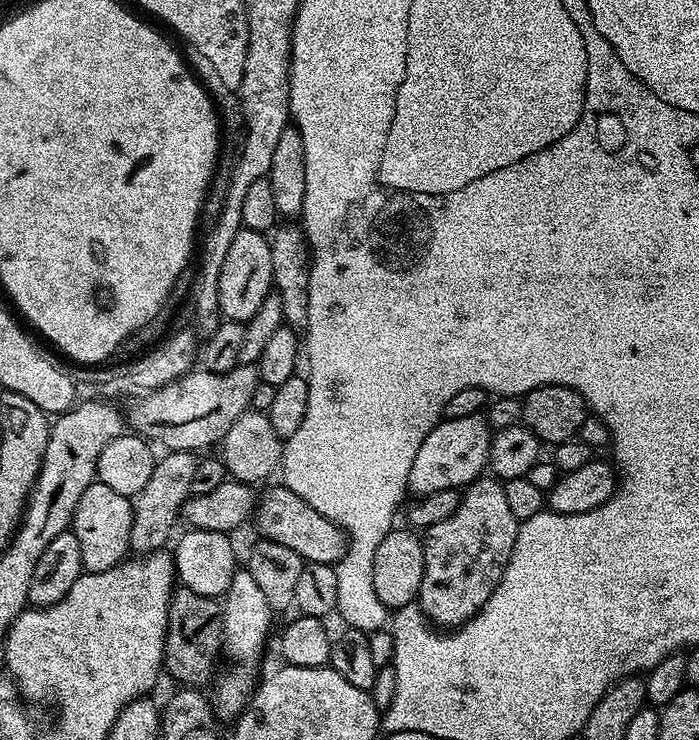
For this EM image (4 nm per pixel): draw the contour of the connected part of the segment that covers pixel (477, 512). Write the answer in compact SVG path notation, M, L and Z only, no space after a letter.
M484 474L463 489L458 510L450 518L426 529L422 536L425 573L418 603L437 629L455 630L486 606L510 562L520 525L506 502L503 483Z

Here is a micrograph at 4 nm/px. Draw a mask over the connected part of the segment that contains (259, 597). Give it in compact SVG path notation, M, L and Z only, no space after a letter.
M247 570L236 571L234 582L230 582L230 590L222 597L222 615L224 618L222 656L225 661L228 659L228 665L225 668L223 665L219 669L214 680L216 689L210 692L210 700L217 717L236 718L248 707L248 701L258 687L256 667L260 664L260 655L264 652L264 643L268 640L268 631L271 630L274 619L270 602L266 602L258 582L254 582L254 574L250 574Z

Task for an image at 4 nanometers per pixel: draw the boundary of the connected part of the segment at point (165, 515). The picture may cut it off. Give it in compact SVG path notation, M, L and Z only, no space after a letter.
M165 451L156 461L154 474L142 486L142 490L132 500L132 529L130 530L131 551L136 554L147 554L149 552L158 552L165 547L164 543L168 539L171 541L172 527L176 524L176 519L181 519L183 506L190 497L190 482L194 475L194 468L198 459L195 451Z

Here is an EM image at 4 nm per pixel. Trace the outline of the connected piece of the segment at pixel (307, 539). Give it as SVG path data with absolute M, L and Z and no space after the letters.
M286 486L279 487L272 488L265 496L259 497L254 513L259 535L266 540L282 542L282 546L290 546L294 554L298 554L309 564L336 565L348 548L348 538L344 531L330 522L330 518L318 514L318 510L310 506L310 502L298 498L294 490Z

